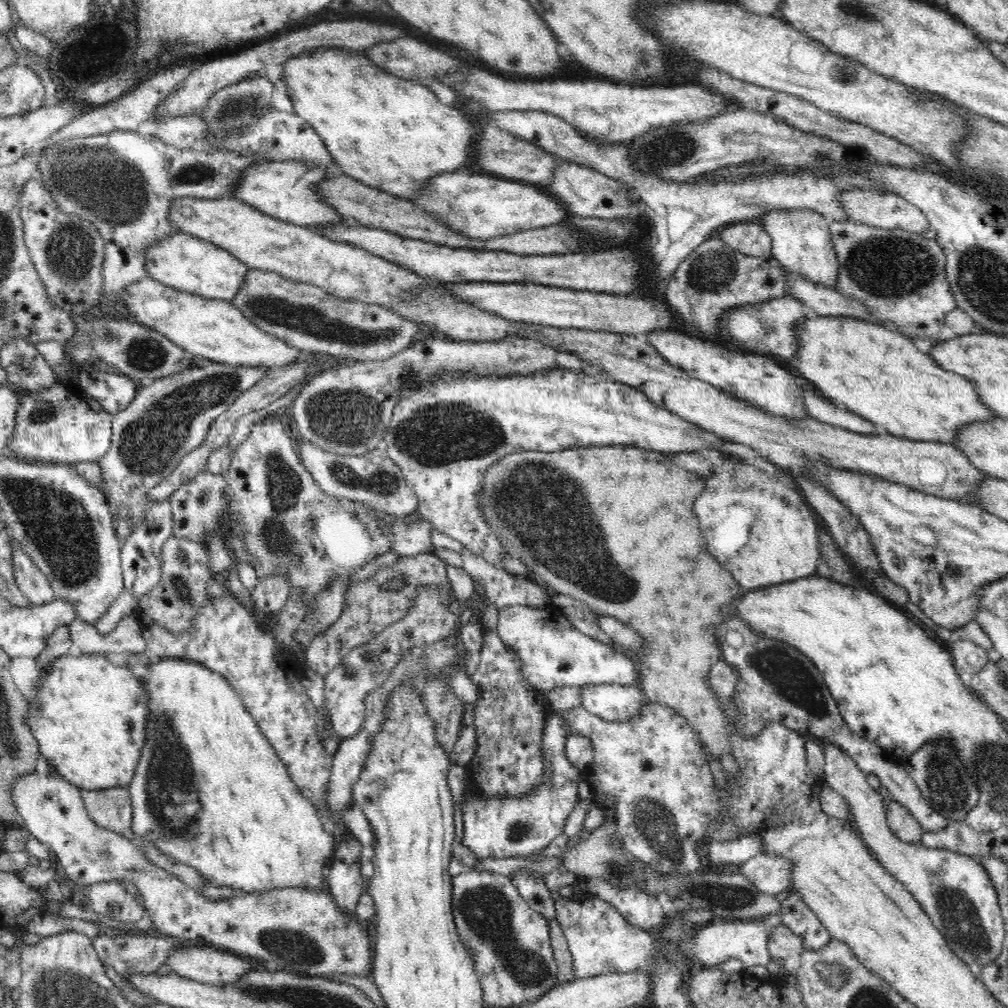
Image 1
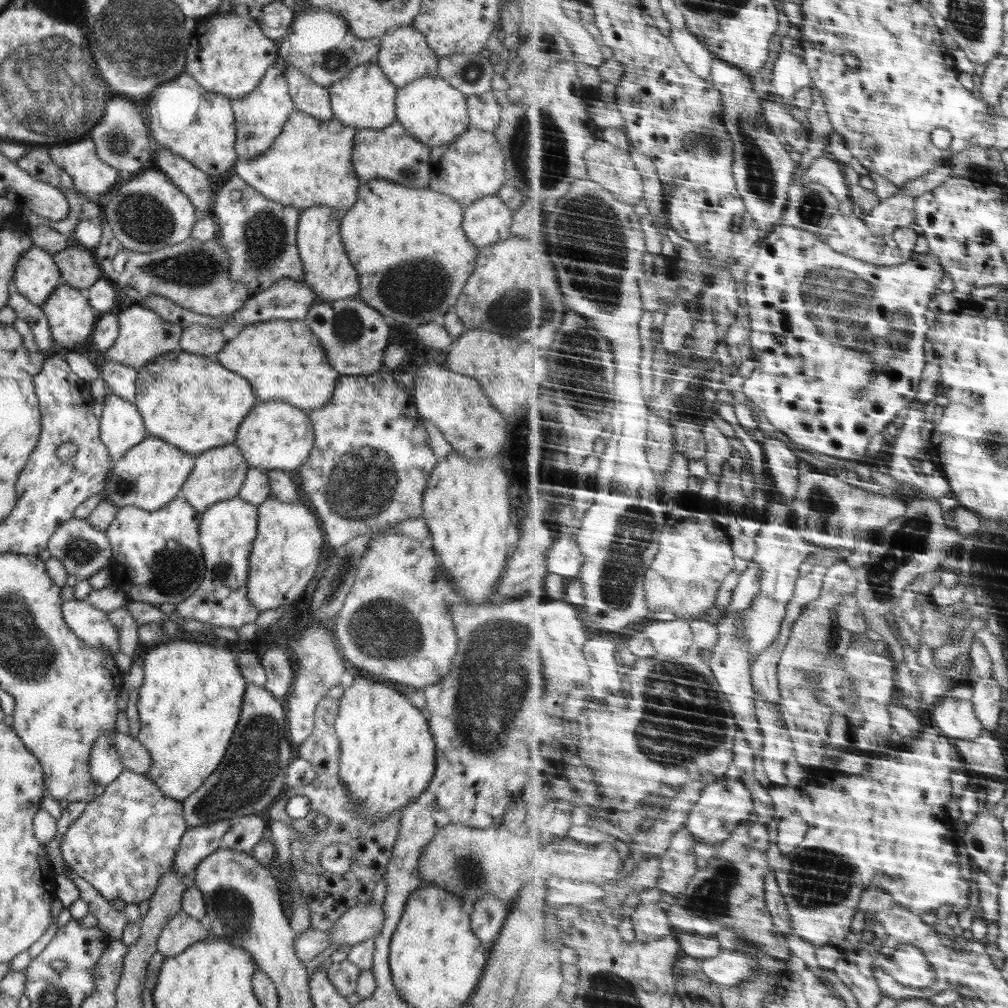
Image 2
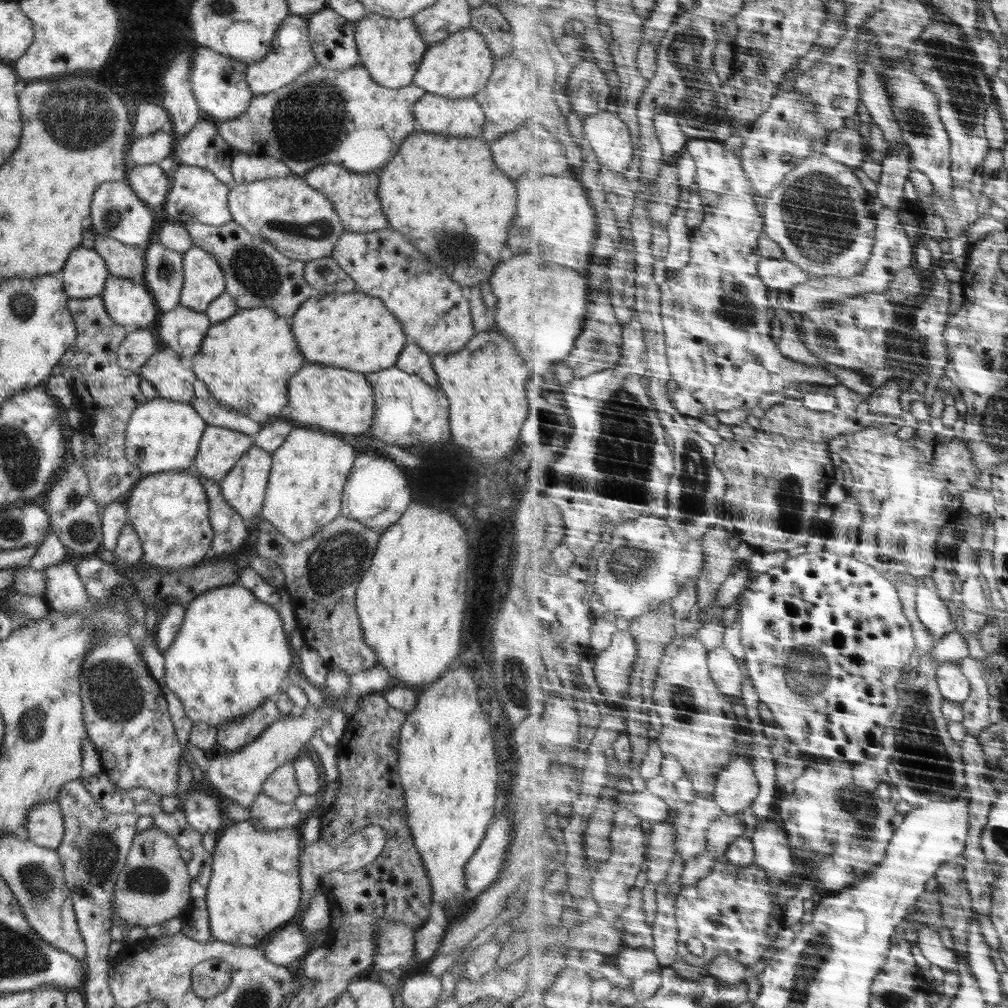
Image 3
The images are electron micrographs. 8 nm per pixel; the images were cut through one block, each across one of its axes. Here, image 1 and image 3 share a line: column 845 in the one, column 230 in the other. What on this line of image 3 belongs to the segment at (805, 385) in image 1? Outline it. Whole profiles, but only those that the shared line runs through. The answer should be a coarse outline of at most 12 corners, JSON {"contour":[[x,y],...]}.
{"contour":[[212,396],[189,405],[207,425],[250,436],[262,425]]}

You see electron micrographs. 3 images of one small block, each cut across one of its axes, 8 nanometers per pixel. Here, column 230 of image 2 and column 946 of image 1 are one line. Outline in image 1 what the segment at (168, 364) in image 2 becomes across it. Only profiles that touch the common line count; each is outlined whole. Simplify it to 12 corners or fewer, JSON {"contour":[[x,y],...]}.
{"contour":[[811,316],[794,365],[890,435],[950,445],[996,417],[878,322]]}

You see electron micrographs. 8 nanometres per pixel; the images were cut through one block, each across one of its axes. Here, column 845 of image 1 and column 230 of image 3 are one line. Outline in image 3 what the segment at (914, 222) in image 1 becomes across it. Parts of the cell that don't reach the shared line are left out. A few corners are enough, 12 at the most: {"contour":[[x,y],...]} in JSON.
{"contour":[[302,176],[233,184],[232,220],[305,263],[345,232]]}

